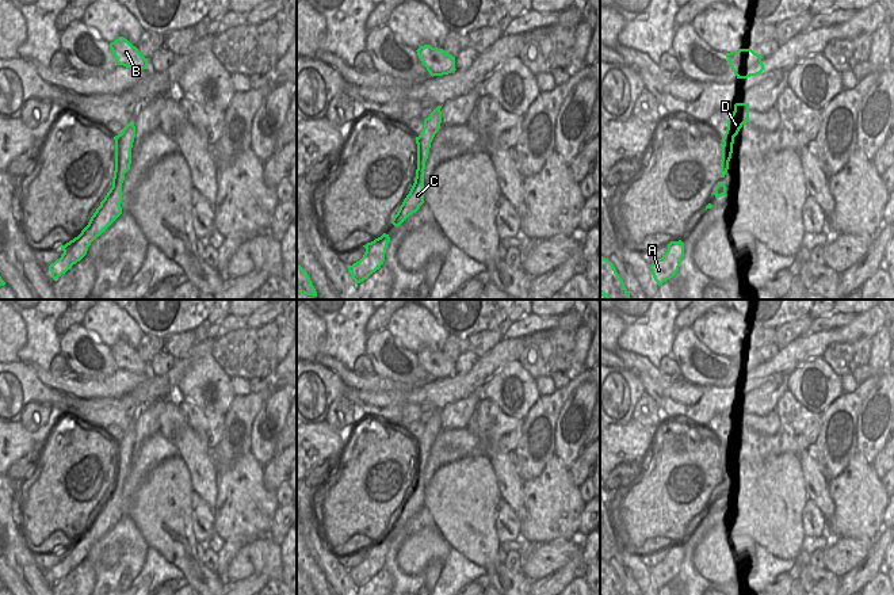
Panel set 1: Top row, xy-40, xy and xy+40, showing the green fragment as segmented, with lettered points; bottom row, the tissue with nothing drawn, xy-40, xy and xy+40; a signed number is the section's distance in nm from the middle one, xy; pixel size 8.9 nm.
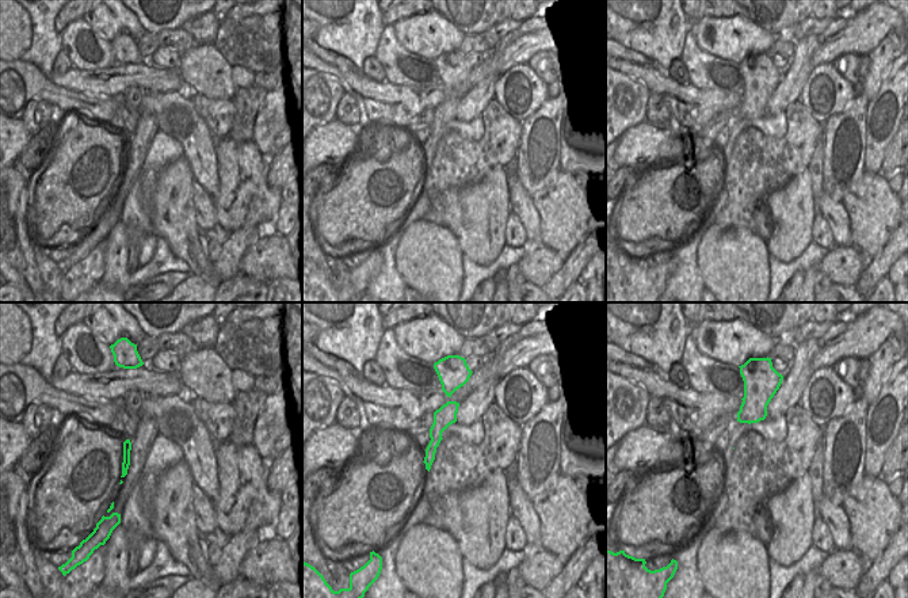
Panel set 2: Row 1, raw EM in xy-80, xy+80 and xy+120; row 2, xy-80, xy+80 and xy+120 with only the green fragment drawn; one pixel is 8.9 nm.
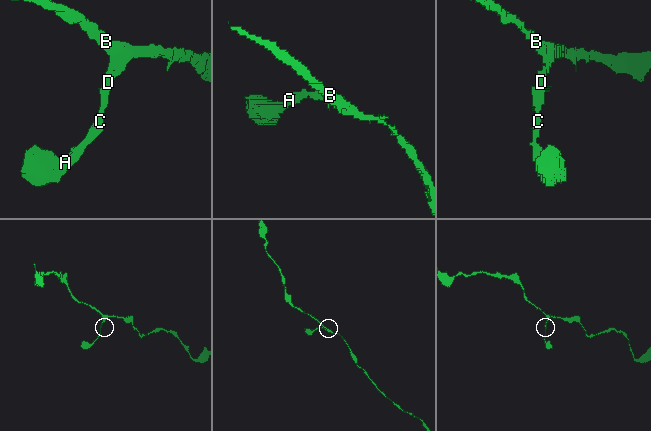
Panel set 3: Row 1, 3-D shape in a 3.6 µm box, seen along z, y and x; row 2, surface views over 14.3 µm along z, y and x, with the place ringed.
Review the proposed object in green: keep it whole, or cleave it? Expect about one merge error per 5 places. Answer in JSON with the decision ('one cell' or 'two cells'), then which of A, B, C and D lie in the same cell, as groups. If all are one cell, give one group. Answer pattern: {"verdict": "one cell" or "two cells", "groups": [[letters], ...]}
{"verdict": "one cell", "groups": [["A", "B", "C", "D"]]}

